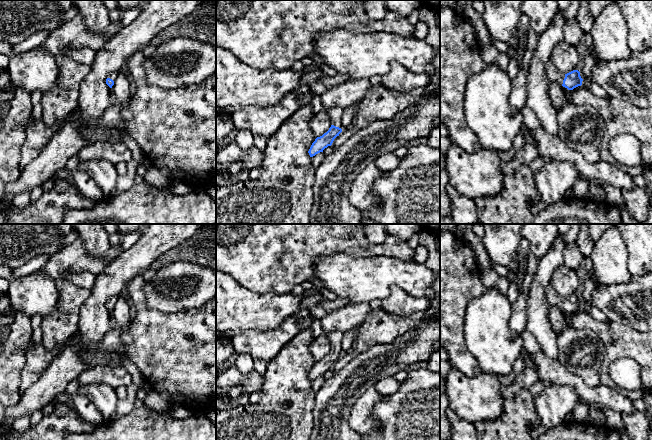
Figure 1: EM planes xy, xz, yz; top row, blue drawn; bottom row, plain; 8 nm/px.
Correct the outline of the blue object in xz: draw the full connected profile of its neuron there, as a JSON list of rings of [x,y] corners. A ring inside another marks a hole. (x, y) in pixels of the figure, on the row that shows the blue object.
[[[336,107],[326,109],[326,111],[330,117],[331,127],[322,136],[317,137],[312,143],[308,151],[310,157],[313,157],[318,153],[323,152],[325,148],[331,146],[334,139],[342,132],[341,118],[343,114],[343,109]]]

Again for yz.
[[[550,60],[547,63],[546,71],[550,82],[560,84],[568,90],[573,90],[582,85],[583,79],[578,70],[563,74],[557,70],[552,60]]]

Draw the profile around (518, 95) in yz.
[[[532,29],[529,31],[525,52],[522,57],[522,61],[519,63],[519,71],[516,77],[512,80],[510,104],[519,110],[522,110],[526,106],[526,79],[539,36],[540,35],[536,34]]]

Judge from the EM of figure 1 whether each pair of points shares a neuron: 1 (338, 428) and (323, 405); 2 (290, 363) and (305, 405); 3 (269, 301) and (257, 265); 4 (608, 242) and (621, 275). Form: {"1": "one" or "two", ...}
{"1": "one", "2": "one", "3": "two", "4": "one"}

